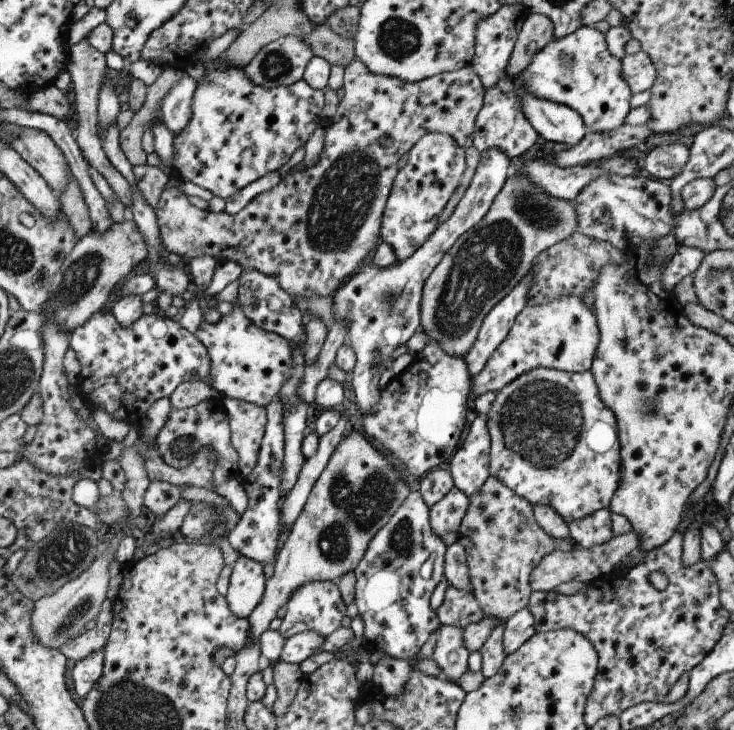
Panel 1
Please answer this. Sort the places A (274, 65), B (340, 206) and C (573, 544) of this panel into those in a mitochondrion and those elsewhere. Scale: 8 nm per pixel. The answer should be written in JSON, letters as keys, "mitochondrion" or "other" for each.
{"A":"mitochondrion","B":"mitochondrion","C":"other"}

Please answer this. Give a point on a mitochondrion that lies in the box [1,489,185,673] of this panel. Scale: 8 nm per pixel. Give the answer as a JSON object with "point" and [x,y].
{"point":[62,555]}

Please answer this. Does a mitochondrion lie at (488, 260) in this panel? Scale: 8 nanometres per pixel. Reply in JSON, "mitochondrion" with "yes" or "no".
{"mitochondrion":"yes"}

